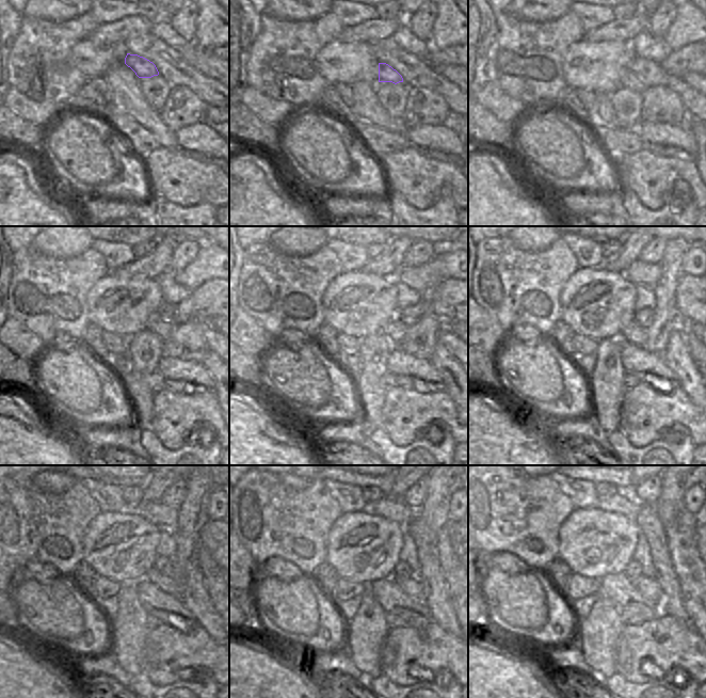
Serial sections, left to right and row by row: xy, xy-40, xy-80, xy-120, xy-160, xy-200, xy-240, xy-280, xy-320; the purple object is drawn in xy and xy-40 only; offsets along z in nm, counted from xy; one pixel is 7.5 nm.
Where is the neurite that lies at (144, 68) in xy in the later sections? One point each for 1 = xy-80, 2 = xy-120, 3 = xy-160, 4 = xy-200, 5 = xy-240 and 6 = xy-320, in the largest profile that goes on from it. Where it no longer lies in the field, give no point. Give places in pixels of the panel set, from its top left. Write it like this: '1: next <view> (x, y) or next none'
1: next xy-80 (629, 80)
2: next xy-120 (156, 323)
3: next xy-160 (395, 330)
4: next xy-200 (635, 334)
5: next xy-240 (166, 584)
6: next xy-320 (647, 587)

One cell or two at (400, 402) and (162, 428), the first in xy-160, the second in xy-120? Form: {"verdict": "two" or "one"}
{"verdict": "one"}

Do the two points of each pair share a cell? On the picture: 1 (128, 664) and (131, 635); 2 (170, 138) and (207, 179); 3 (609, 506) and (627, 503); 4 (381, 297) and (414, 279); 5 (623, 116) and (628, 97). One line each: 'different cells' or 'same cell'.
1: same cell
2: different cells
3: same cell
4: different cells
5: same cell

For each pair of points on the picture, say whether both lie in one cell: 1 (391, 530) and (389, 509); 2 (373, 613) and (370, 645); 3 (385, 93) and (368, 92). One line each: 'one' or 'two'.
1: two
2: one
3: two

